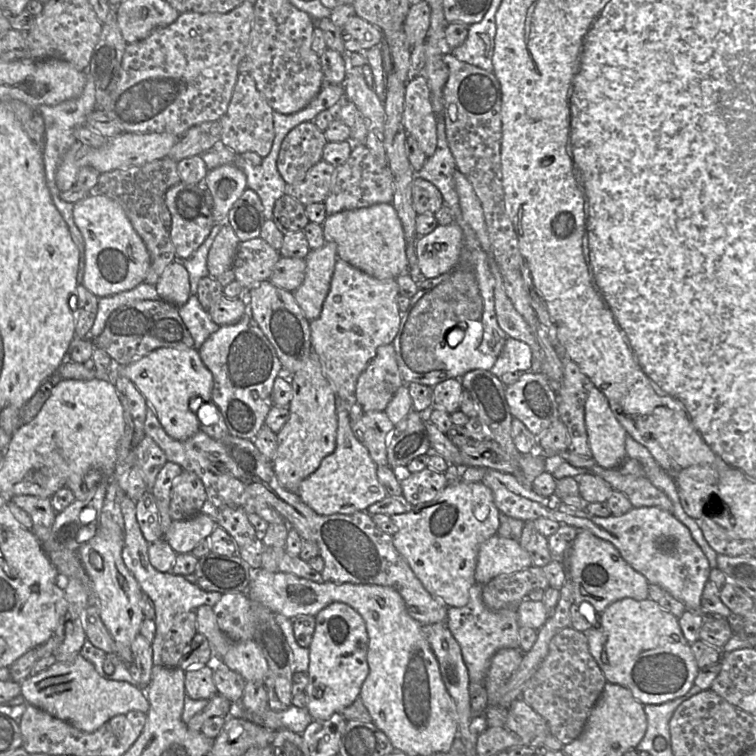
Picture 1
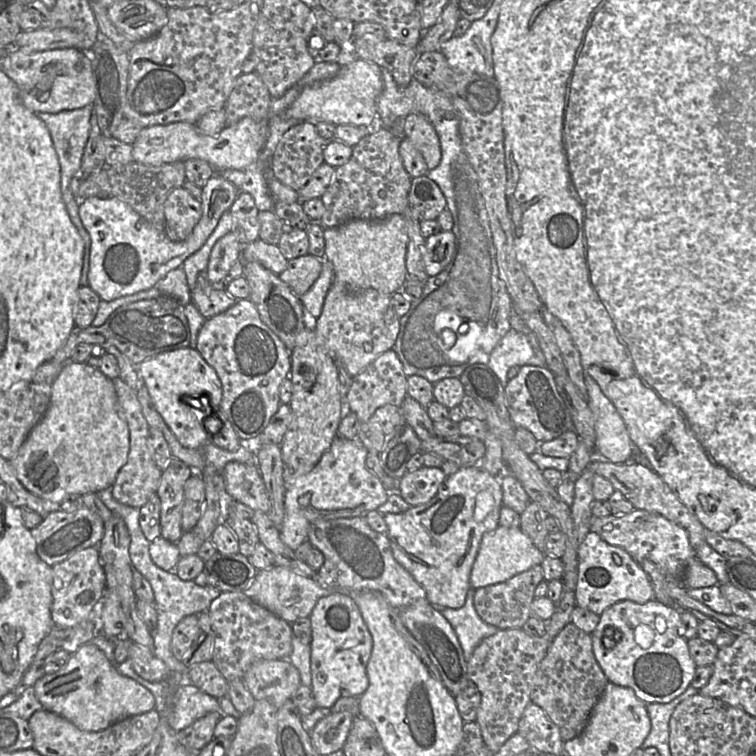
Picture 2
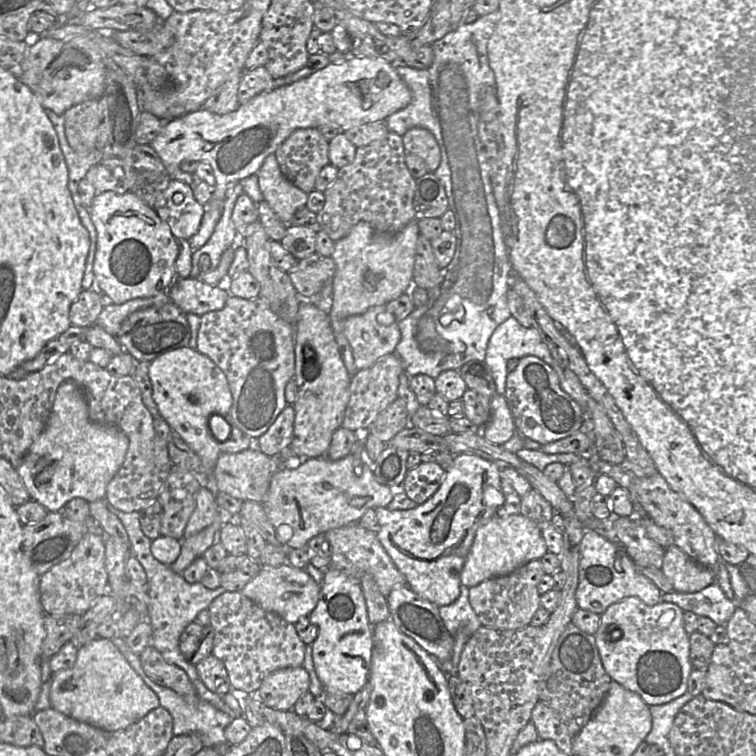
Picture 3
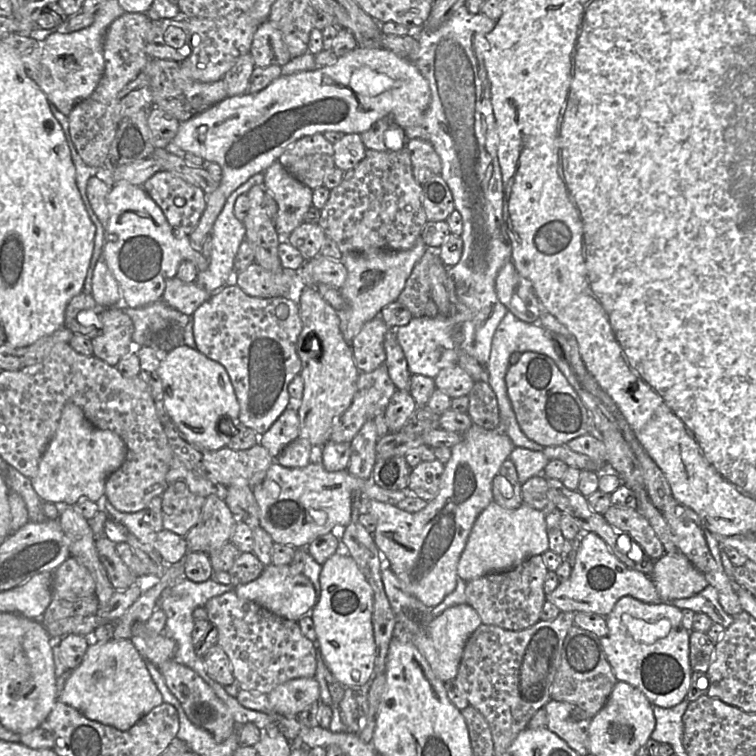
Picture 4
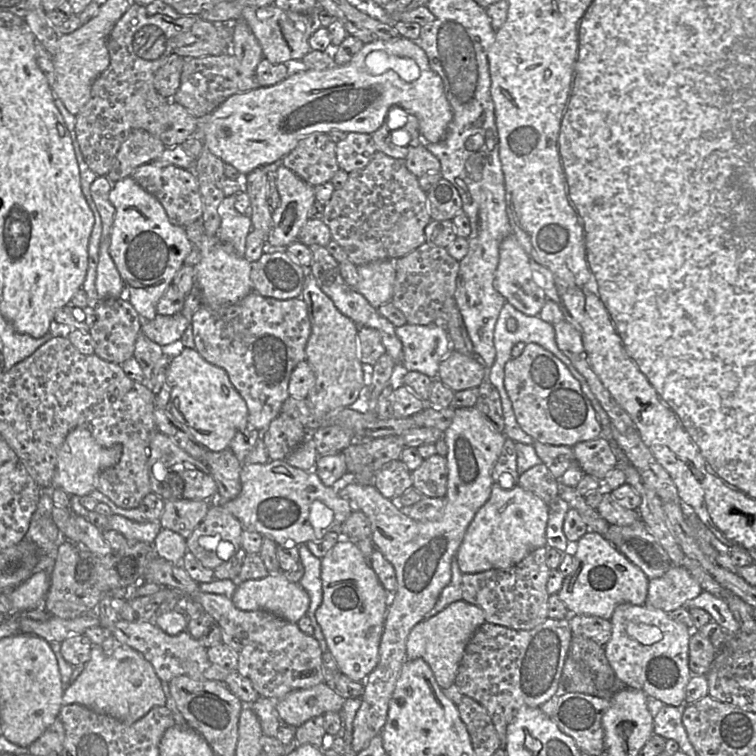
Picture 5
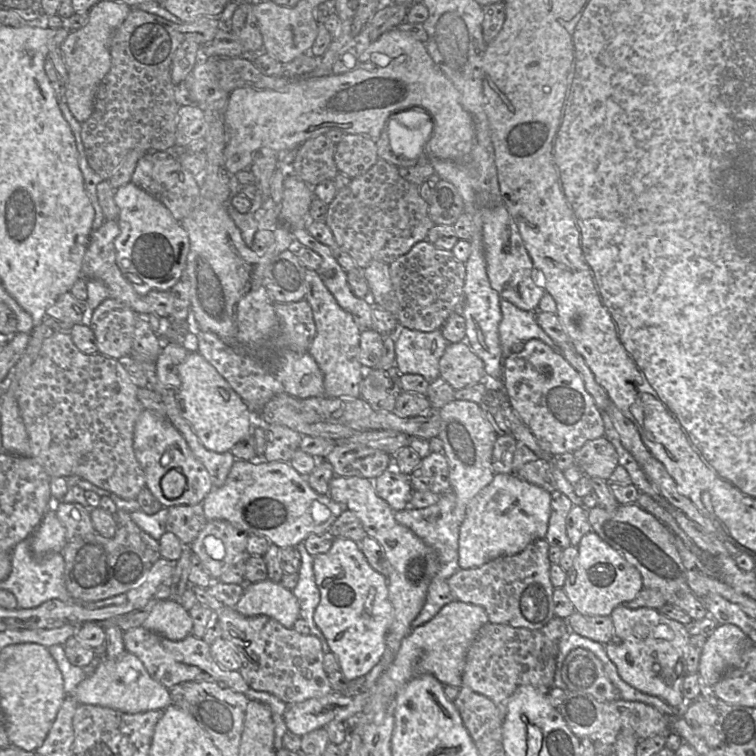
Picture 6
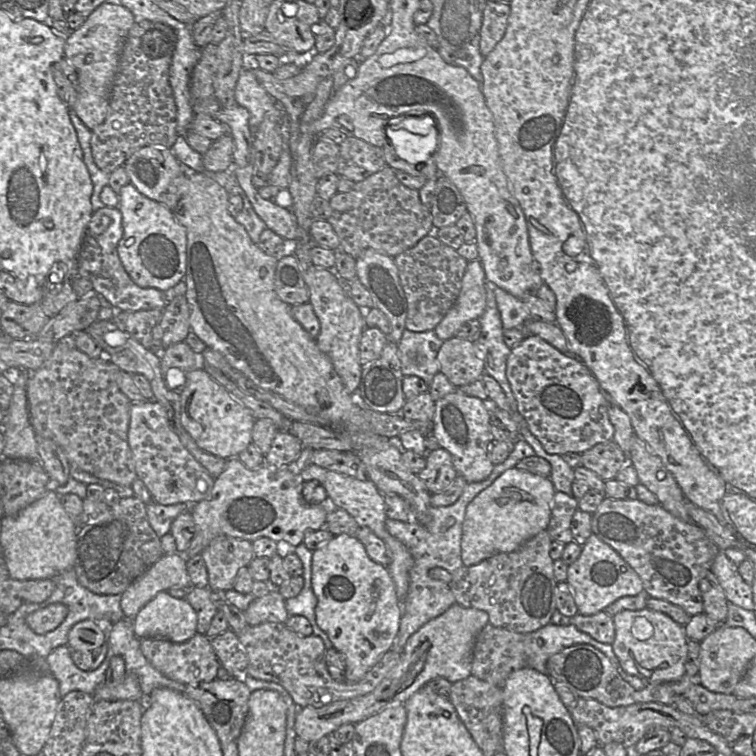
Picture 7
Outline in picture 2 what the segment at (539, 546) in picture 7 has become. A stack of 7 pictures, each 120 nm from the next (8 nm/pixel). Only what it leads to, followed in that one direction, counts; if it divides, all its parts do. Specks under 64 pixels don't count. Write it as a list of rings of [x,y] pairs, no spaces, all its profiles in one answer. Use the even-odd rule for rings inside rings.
[[[536,565],[505,582],[478,588],[474,595],[475,609],[484,622],[500,630],[521,629],[531,617],[535,589],[543,580],[543,568],[541,565]]]

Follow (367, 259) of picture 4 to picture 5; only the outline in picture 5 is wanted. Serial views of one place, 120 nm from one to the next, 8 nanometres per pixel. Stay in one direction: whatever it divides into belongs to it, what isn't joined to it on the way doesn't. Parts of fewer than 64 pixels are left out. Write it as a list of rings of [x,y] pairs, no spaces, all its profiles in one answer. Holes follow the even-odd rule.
[[[381,260],[357,266],[358,283],[356,292],[360,293],[372,307],[378,309],[381,305],[391,301],[394,293],[396,278],[396,260]]]

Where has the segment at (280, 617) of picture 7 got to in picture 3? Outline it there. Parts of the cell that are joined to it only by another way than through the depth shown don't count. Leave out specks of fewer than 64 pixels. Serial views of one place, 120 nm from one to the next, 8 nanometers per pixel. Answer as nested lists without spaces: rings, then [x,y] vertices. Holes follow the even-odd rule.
[[[284,563],[278,567],[261,566],[257,576],[249,581],[240,592],[263,610],[278,615],[288,623],[296,624],[301,617],[308,617],[314,610],[320,589],[321,586],[304,569]]]

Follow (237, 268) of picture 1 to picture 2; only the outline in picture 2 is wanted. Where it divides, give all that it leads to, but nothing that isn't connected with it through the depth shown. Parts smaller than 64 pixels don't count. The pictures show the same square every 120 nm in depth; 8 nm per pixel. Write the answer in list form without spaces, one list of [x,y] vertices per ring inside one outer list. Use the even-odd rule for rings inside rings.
[[[262,239],[243,245],[241,260],[244,263],[259,262],[276,275],[283,272],[288,265],[288,260],[283,256],[278,245],[267,243]]]

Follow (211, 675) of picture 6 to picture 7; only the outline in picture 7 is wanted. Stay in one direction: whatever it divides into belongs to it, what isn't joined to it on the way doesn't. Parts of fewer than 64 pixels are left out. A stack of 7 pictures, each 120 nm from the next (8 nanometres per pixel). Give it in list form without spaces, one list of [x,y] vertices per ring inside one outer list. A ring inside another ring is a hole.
[[[196,633],[184,643],[174,643],[157,637],[141,638],[140,648],[147,661],[160,673],[176,682],[190,685],[200,682],[210,682],[218,678],[221,666],[213,647],[211,638]]]

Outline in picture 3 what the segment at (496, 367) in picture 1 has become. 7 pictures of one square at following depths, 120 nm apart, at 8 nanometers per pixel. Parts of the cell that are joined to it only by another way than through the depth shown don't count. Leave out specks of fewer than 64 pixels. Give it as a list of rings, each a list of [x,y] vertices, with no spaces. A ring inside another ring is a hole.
[[[512,315],[491,335],[485,357],[496,385],[496,394],[504,396],[508,375],[507,363],[512,358],[536,356],[554,366],[555,360],[534,327],[524,327]]]

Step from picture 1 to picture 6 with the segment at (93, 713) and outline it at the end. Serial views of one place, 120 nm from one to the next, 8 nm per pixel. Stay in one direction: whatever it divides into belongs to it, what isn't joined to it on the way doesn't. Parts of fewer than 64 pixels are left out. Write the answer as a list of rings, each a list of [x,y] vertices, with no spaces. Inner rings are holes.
[[[128,651],[117,659],[102,660],[93,674],[88,675],[72,694],[66,696],[73,696],[80,705],[96,705],[128,714],[165,710],[172,704],[169,689],[154,680],[143,663]]]

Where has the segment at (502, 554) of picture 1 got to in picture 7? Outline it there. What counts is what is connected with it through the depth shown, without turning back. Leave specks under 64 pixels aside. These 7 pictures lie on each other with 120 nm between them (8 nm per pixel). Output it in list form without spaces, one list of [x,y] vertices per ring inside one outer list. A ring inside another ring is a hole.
[[[519,470],[504,471],[494,482],[481,491],[466,507],[462,524],[461,558],[464,566],[472,566],[496,553],[510,553],[523,543],[547,529],[556,490],[549,477]]]

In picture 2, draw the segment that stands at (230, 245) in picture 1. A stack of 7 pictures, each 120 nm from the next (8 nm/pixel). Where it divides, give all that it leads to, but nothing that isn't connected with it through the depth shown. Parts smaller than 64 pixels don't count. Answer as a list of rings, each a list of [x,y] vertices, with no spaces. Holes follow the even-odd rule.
[[[229,232],[214,244],[207,267],[212,285],[222,284],[233,264],[241,259],[242,249],[243,245],[233,232]]]

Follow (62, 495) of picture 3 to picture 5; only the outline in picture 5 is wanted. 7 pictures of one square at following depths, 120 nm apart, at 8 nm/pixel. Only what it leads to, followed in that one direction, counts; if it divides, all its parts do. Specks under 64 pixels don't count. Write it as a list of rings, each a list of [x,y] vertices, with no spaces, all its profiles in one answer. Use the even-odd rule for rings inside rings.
[[[83,427],[73,429],[61,445],[52,488],[62,488],[68,495],[87,496],[97,489],[97,480],[101,472],[116,465],[122,456],[122,446],[116,444],[110,448],[99,445],[89,430]]]

